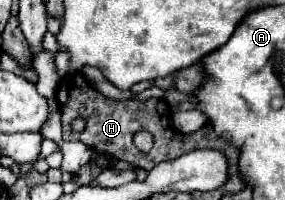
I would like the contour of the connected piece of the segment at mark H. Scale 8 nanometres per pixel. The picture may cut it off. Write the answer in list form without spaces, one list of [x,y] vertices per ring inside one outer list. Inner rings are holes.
[[[68,73],[60,79],[58,83],[58,91],[56,91],[56,99],[60,103],[60,111],[62,111],[62,133],[64,133],[64,141],[82,141],[86,147],[90,147],[94,153],[98,155],[110,155],[114,159],[120,161],[128,161],[128,163],[136,163],[138,167],[150,171],[154,165],[162,163],[162,161],[170,161],[176,159],[184,153],[190,153],[194,149],[224,149],[224,153],[238,163],[238,155],[240,151],[232,145],[222,141],[222,137],[218,137],[218,133],[212,129],[210,123],[206,123],[202,129],[194,131],[194,133],[174,133],[172,127],[168,125],[168,103],[160,101],[160,99],[146,99],[146,101],[112,101],[106,99],[104,95],[100,95],[88,81],[84,81],[82,73]],[[82,117],[86,119],[86,131],[84,133],[72,133],[70,131],[70,121]],[[140,129],[146,129],[154,135],[154,149],[150,153],[142,153],[136,149],[132,135]]]

